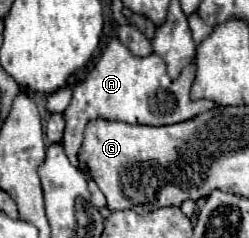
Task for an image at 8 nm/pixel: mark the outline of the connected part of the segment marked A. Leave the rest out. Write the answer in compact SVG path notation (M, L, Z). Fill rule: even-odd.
M111 39L105 47L97 65L87 73L87 77L75 85L73 97L69 107L65 109L65 137L63 147L69 161L83 173L87 167L79 161L79 149L83 141L83 129L91 119L109 119L109 121L123 121L123 123L139 123L139 125L173 125L197 117L199 113L213 109L211 101L199 99L193 101L189 97L191 83L195 79L195 65L187 65L183 75L171 79L167 75L165 63L157 53L151 53L145 59L133 57L125 45L117 39Z

